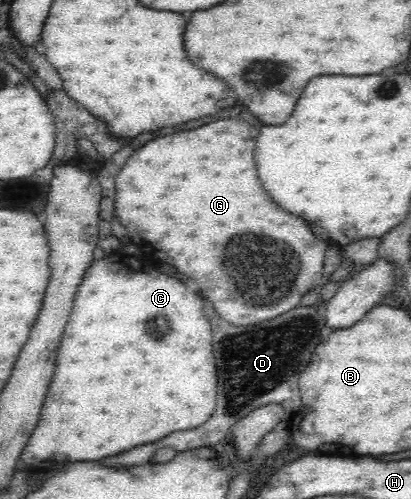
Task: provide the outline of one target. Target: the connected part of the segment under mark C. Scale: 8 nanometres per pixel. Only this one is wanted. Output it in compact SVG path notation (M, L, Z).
M127 255L103 256L85 270L73 301L71 317L57 351L55 377L41 411L41 421L49 423L39 423L23 448L20 457L25 465L31 465L31 441L33 449L43 453L37 457L43 459L65 459L65 455L49 455L49 447L59 441L61 449L69 453L69 461L97 461L105 455L119 455L145 445L147 441L159 441L171 431L194 430L213 415L217 371L211 349L212 329L209 321L201 317L201 301L197 295L187 295L183 283L147 267L139 259Z

